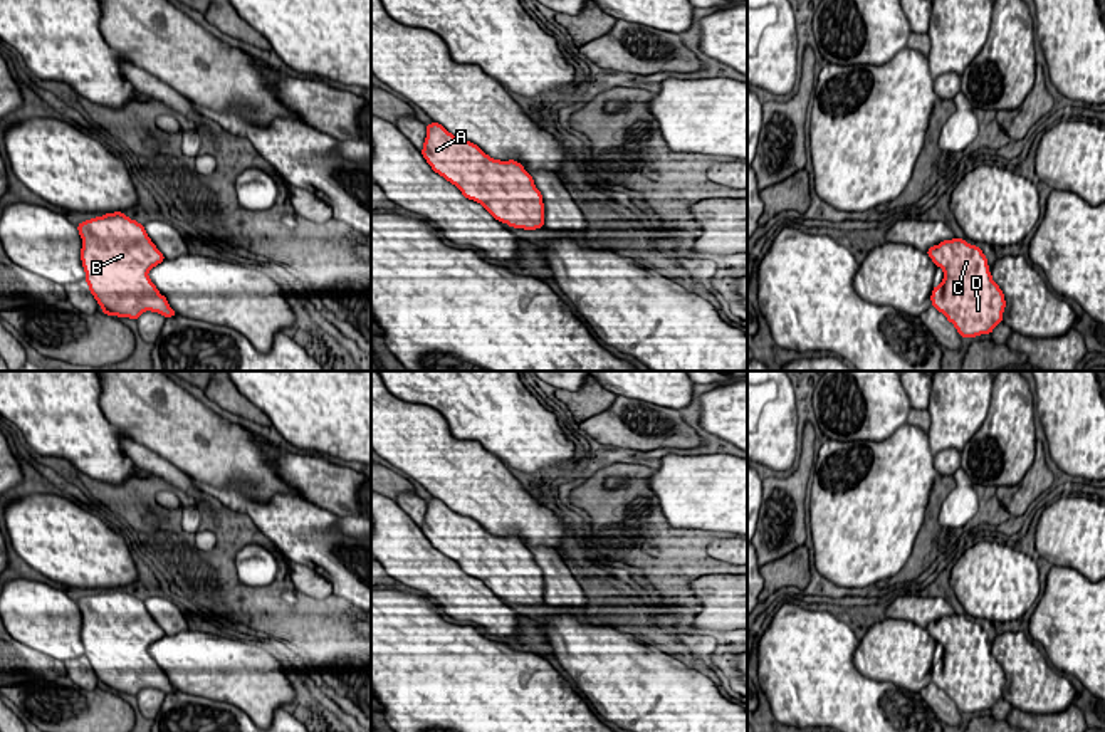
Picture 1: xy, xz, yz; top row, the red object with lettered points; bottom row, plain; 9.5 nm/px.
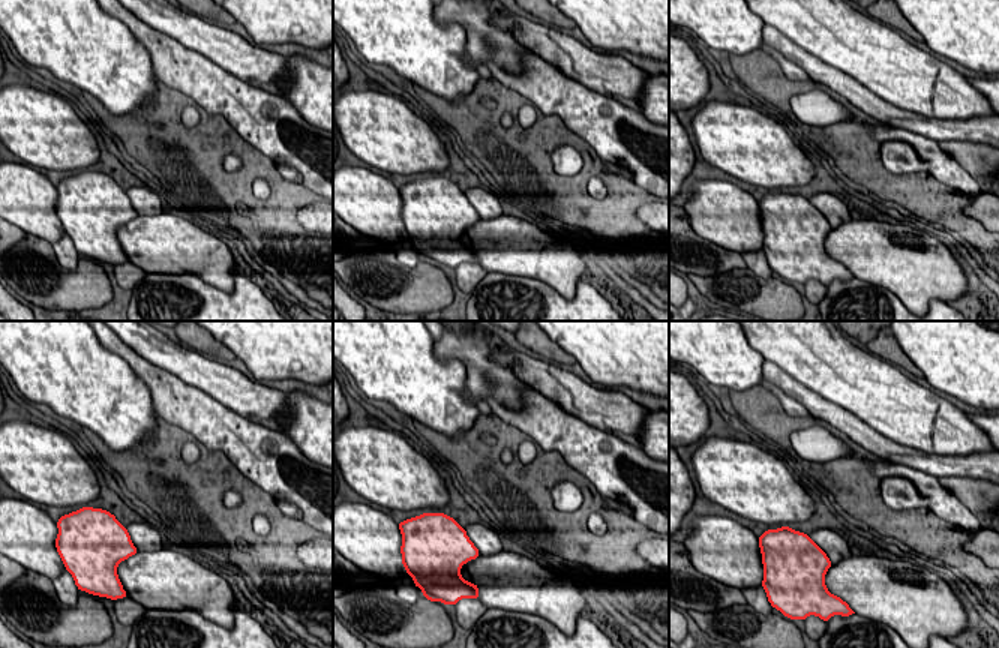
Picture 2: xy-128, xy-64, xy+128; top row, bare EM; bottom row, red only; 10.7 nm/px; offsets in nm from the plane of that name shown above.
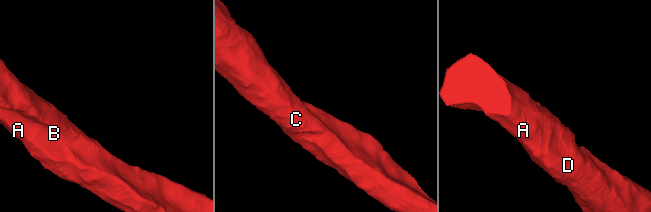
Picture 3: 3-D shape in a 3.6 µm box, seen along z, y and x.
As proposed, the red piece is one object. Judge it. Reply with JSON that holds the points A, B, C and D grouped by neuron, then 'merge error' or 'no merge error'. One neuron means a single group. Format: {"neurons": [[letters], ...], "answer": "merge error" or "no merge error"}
{"neurons": [["A", "B", "C", "D"]], "answer": "no merge error"}

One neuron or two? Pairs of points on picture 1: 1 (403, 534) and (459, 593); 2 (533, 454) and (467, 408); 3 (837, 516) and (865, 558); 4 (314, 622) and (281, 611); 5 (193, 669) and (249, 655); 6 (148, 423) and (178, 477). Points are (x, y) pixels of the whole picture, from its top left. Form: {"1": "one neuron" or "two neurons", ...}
{"1": "one neuron", "2": "one neuron", "3": "one neuron", "4": "one neuron", "5": "one neuron", "6": "two neurons"}

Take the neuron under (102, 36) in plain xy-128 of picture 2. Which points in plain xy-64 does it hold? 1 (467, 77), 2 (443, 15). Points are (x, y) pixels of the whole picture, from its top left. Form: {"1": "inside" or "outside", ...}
{"1": "inside", "2": "outside"}

